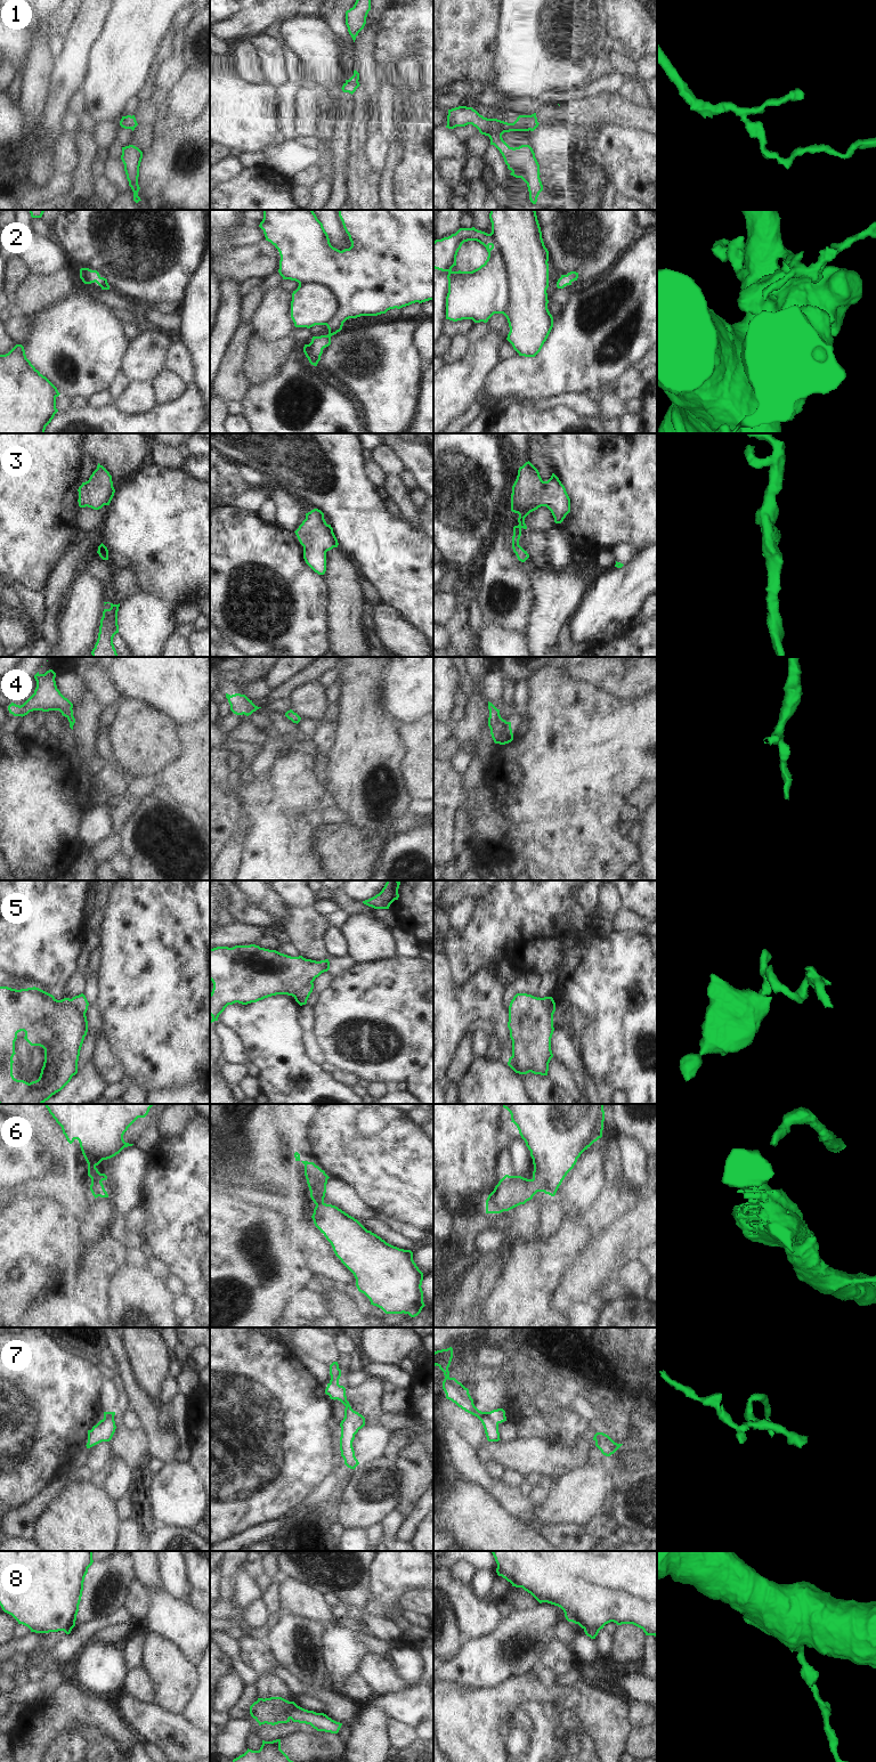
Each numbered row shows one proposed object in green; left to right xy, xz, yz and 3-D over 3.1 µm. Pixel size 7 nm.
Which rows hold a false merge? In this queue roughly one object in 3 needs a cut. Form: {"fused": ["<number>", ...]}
{"fused": ["5", "7", "8"]}

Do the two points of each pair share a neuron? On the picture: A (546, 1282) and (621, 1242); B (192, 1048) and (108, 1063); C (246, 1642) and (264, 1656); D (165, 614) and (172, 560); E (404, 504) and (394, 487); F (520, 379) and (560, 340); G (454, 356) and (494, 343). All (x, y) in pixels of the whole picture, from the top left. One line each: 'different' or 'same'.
A: different
B: different
C: same
D: different
E: same
F: same
G: different

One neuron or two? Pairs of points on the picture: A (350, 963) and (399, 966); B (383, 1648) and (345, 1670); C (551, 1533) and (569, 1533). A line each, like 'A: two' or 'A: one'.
A: two
B: one
C: one

